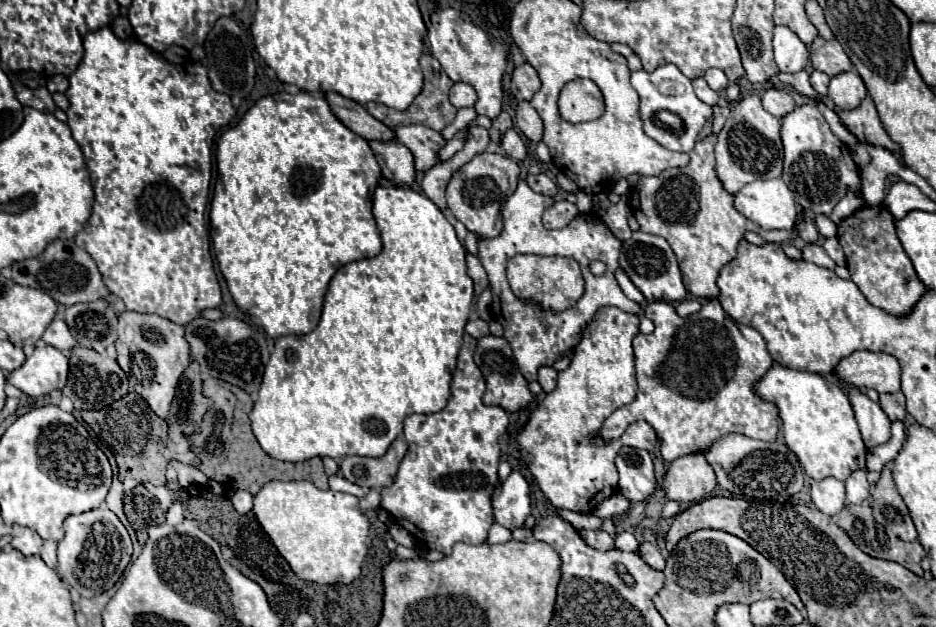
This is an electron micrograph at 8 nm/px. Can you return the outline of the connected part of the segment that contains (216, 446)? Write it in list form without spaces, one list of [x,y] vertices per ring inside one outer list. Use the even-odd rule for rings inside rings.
[[[210,377],[204,381],[202,395],[212,399],[214,403],[206,411],[206,415],[200,423],[200,431],[192,433],[188,439],[190,439],[192,453],[200,459],[198,469],[208,479],[218,481],[226,489],[244,489],[252,495],[256,495],[262,489],[262,485],[272,479],[280,479],[280,481],[306,479],[306,481],[312,481],[318,489],[328,489],[328,477],[324,473],[320,457],[308,459],[302,465],[300,463],[284,463],[284,461],[272,459],[270,455],[266,455],[260,449],[260,443],[256,441],[252,427],[250,427],[250,419],[246,415],[246,411],[250,413],[250,409],[254,405],[252,397],[246,391],[242,391],[234,385],[228,385],[226,381]],[[246,401],[248,401],[248,409],[246,409]]]

